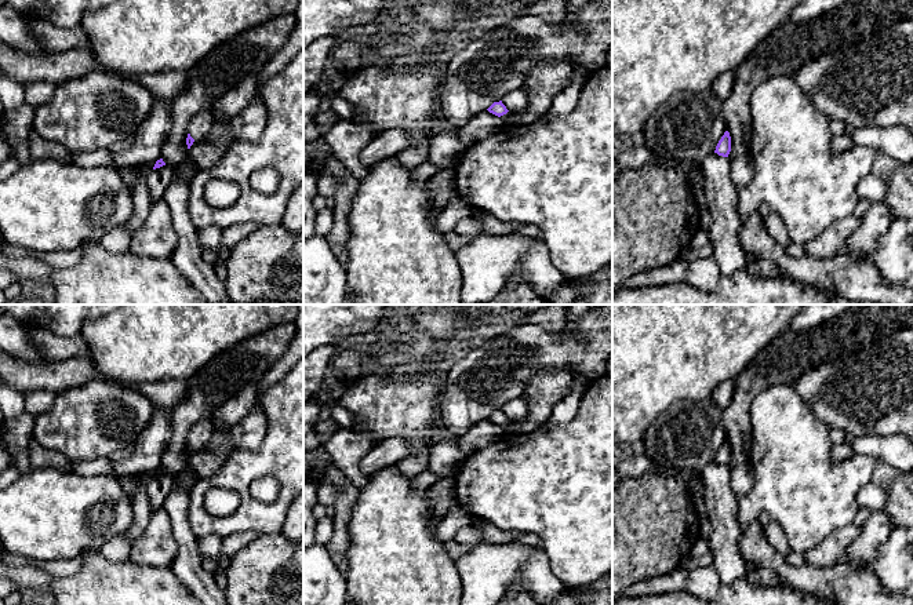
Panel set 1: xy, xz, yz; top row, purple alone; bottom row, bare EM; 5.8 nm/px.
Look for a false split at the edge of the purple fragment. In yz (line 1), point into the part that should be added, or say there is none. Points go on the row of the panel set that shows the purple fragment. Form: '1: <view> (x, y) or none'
1: none

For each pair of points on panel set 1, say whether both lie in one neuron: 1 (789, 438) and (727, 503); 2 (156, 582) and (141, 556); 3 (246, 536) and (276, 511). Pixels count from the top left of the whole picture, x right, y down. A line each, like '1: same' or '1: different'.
1: different
2: different
3: different

